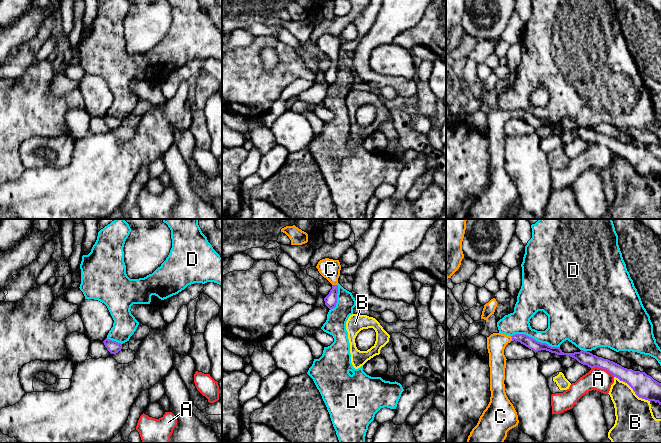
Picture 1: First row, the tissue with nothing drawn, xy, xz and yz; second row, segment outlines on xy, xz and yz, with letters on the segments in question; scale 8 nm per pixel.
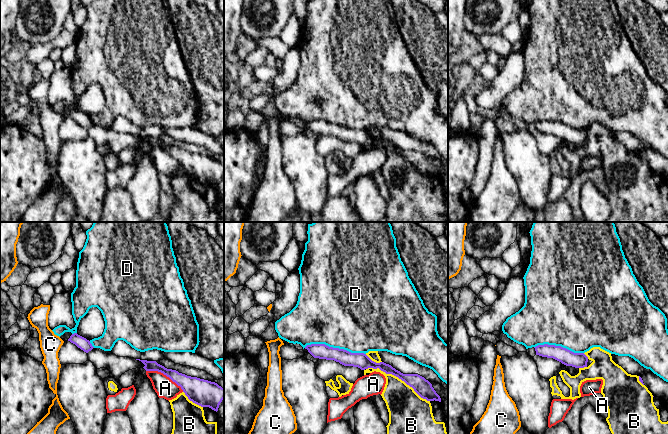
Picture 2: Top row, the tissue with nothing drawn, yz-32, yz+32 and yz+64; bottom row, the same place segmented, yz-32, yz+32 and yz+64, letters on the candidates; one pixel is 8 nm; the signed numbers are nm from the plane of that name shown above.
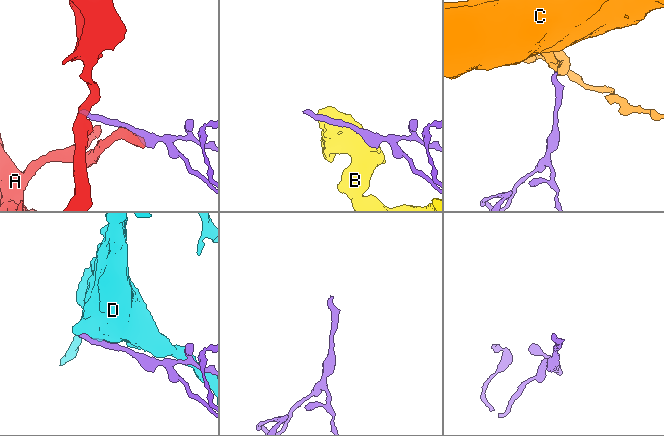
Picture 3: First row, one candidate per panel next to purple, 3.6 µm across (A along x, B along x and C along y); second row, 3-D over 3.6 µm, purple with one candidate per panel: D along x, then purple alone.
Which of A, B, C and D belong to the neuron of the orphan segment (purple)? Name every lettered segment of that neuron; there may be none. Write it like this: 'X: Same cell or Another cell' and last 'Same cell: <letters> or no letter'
A: Another cell
B: Another cell
C: Same cell
D: Another cell
Same cell: C

